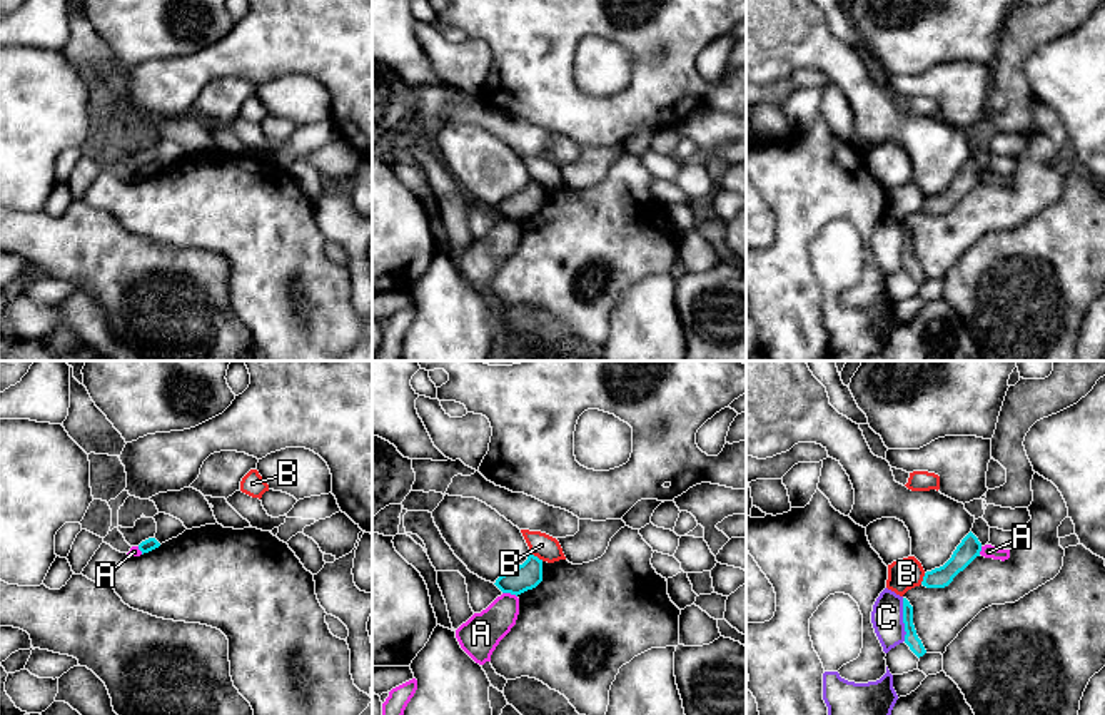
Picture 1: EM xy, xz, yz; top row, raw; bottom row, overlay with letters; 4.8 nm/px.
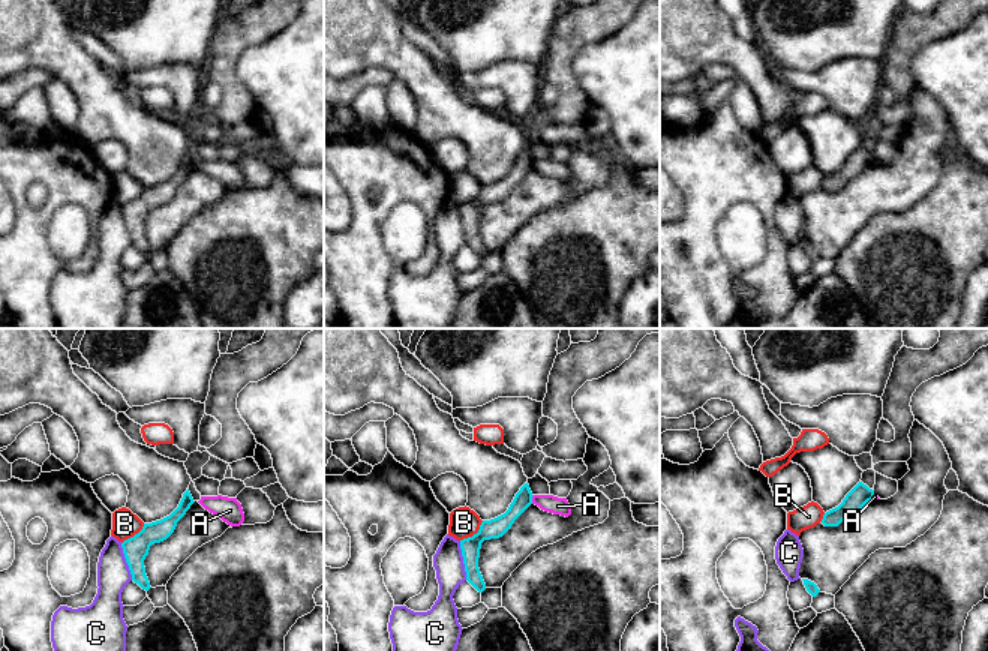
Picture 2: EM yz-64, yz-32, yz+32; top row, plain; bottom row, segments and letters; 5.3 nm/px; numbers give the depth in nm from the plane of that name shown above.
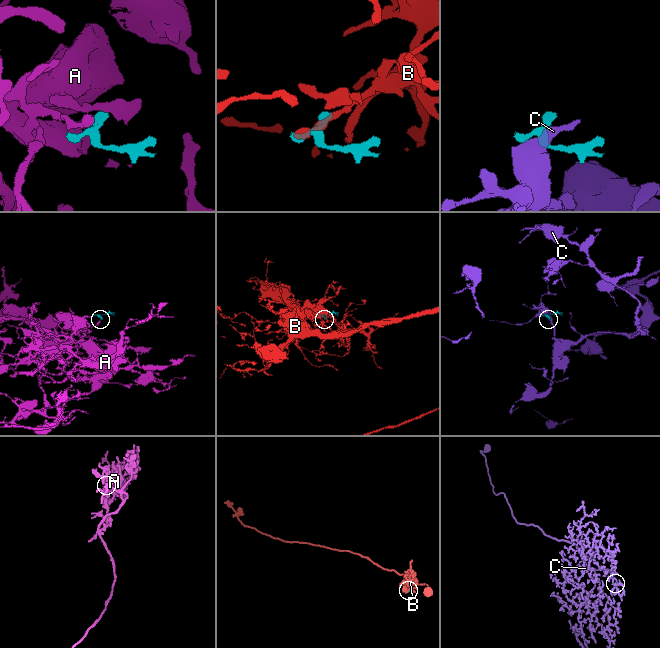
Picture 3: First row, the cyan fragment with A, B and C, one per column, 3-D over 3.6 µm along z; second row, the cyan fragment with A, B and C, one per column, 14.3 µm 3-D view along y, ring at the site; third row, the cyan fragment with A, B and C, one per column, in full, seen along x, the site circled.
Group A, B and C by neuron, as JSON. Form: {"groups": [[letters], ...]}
{"groups": [["A"], ["B"], ["C"]]}

